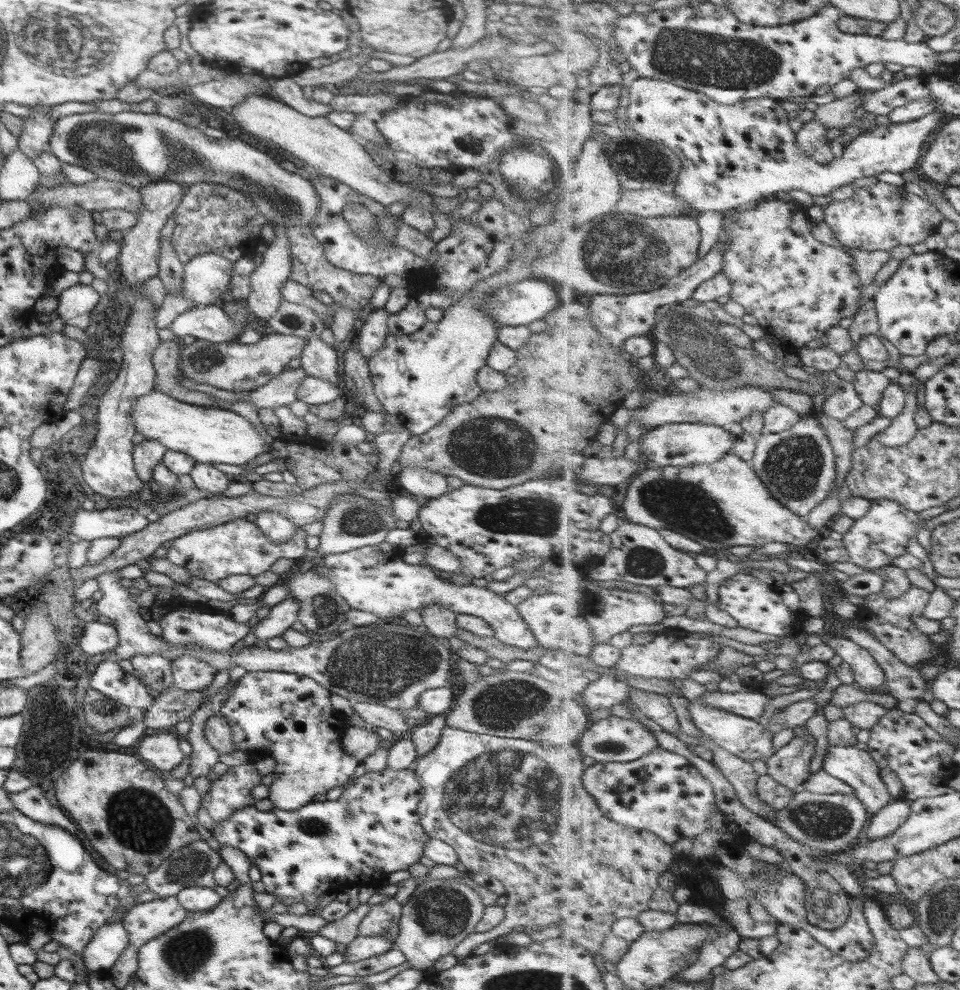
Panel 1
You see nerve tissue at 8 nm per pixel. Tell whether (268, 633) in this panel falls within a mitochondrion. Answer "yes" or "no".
no

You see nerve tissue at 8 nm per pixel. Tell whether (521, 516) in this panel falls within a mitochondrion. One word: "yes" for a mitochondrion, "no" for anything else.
yes

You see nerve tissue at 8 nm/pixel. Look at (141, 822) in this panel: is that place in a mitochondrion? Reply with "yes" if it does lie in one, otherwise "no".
yes

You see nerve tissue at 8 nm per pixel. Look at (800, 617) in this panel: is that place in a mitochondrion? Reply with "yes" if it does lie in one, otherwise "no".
no

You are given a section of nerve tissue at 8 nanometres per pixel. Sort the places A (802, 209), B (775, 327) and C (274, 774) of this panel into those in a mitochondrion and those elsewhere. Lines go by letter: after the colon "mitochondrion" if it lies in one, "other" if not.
A: other
B: other
C: other

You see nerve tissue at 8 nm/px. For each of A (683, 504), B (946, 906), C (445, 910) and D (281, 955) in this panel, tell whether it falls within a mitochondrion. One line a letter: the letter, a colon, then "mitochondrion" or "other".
A: mitochondrion
B: mitochondrion
C: mitochondrion
D: other

